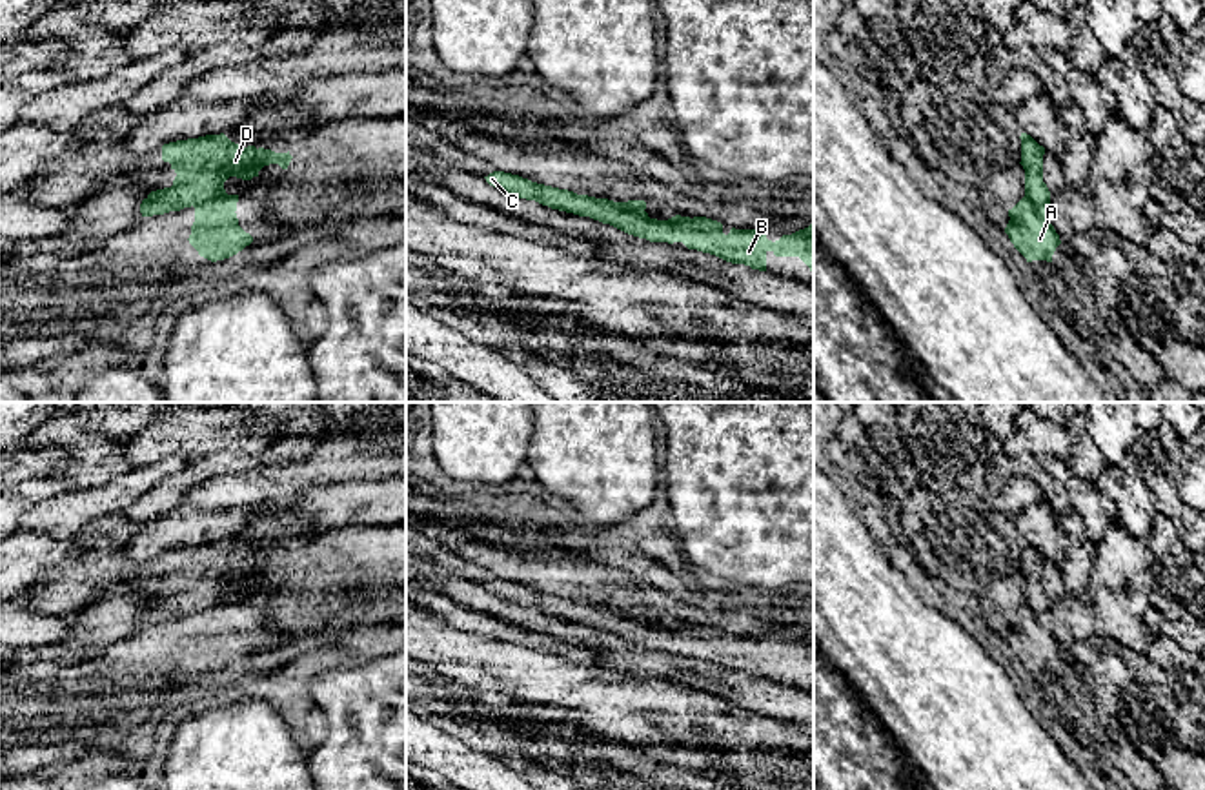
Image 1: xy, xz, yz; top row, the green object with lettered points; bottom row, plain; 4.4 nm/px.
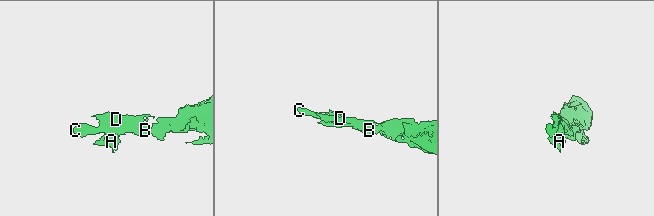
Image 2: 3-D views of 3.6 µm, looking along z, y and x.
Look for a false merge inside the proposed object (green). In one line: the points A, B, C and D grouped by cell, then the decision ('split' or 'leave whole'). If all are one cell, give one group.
A / B C D; split

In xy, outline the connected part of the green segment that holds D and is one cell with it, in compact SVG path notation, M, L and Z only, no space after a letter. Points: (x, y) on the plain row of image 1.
M224 541L177 548L162 553L162 568L177 581L173 593L151 599L140 612L142 624L180 619L226 604L229 584L251 588L264 573L288 577L291 562L238 553Z

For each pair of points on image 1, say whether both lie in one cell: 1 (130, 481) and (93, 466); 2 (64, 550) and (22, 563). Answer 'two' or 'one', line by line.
1: two
2: one

